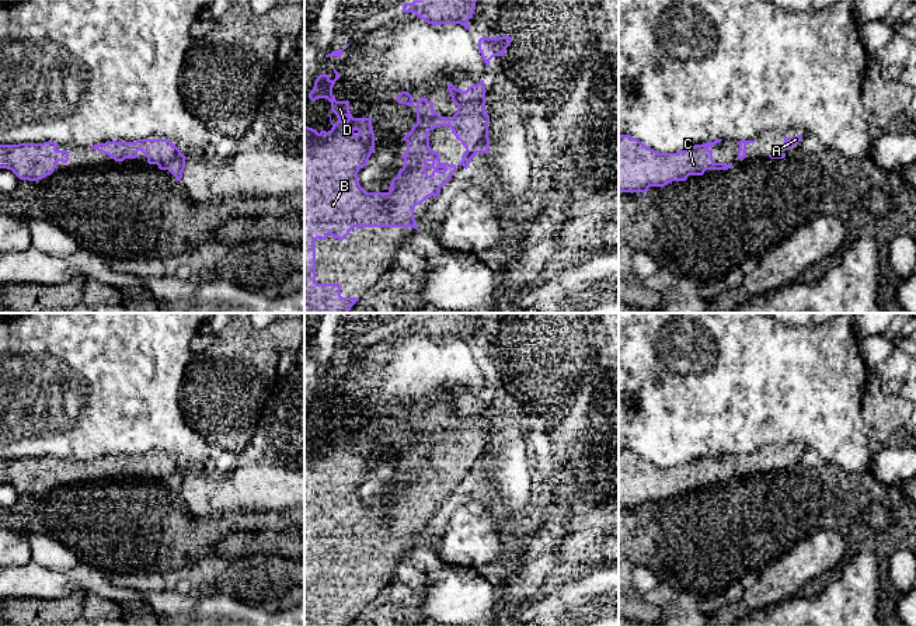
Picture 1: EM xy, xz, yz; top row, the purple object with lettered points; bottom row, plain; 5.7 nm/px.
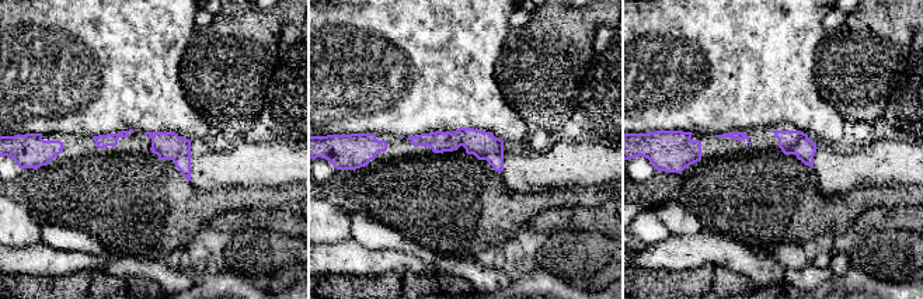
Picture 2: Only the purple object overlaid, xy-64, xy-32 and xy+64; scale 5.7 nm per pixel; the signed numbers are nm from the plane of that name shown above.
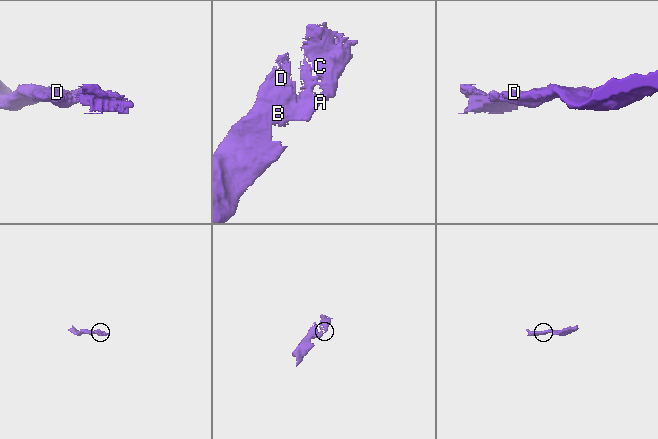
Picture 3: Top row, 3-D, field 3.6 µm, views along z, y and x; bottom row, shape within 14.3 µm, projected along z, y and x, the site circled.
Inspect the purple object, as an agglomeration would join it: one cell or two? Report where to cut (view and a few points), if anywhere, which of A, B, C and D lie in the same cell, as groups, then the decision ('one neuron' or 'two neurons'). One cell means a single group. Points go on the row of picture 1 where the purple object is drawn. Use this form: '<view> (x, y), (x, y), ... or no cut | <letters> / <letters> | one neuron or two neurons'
no cut | A B C D | one neuron

